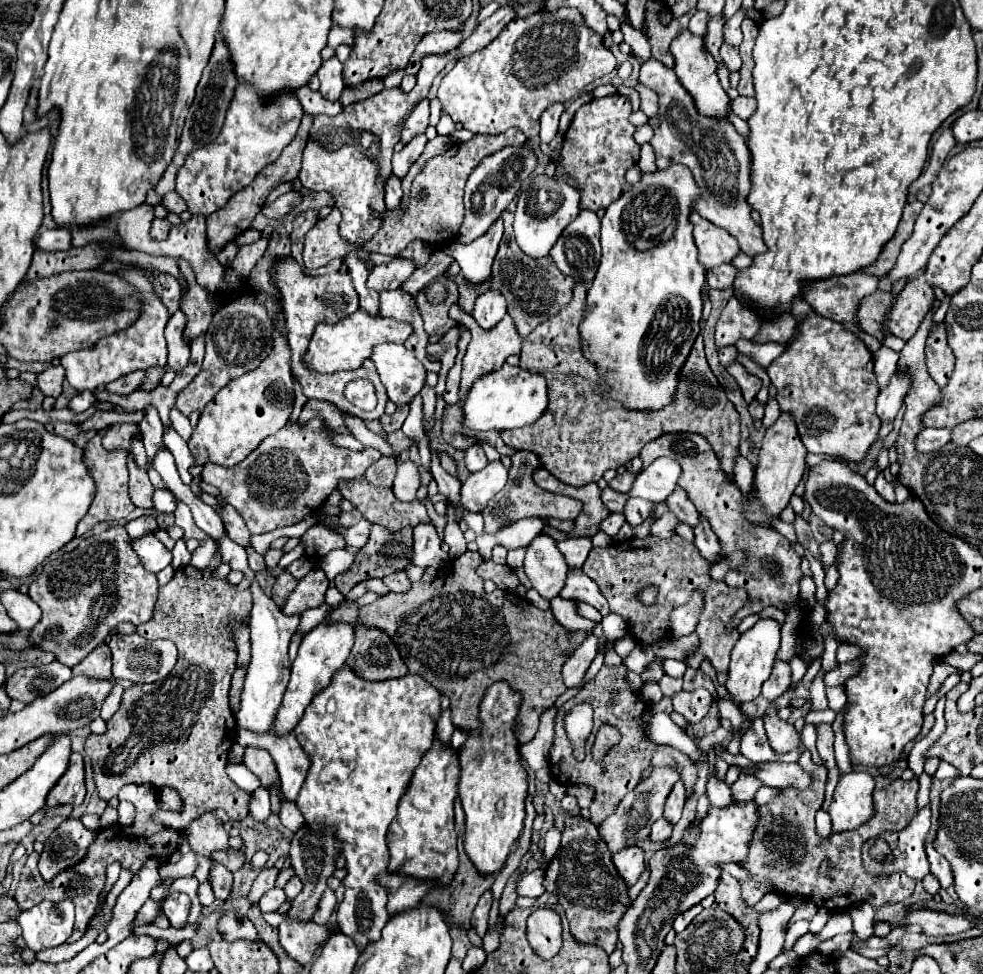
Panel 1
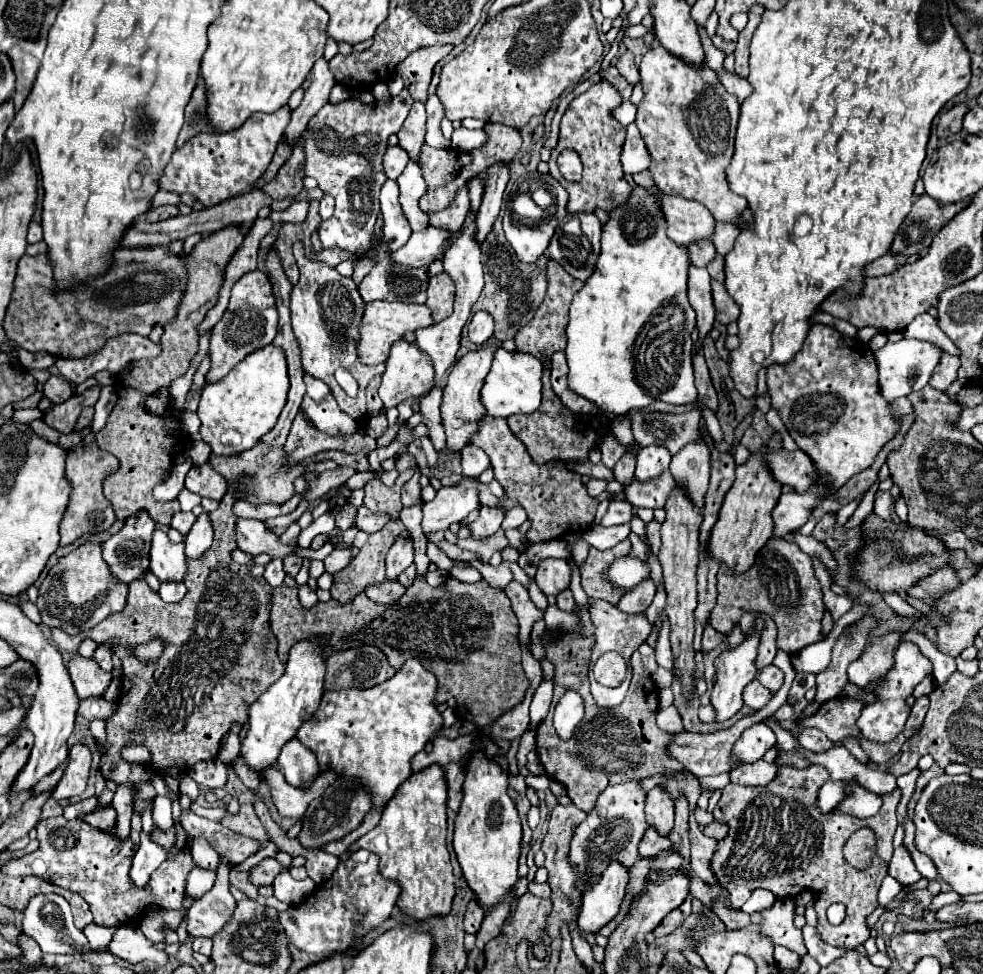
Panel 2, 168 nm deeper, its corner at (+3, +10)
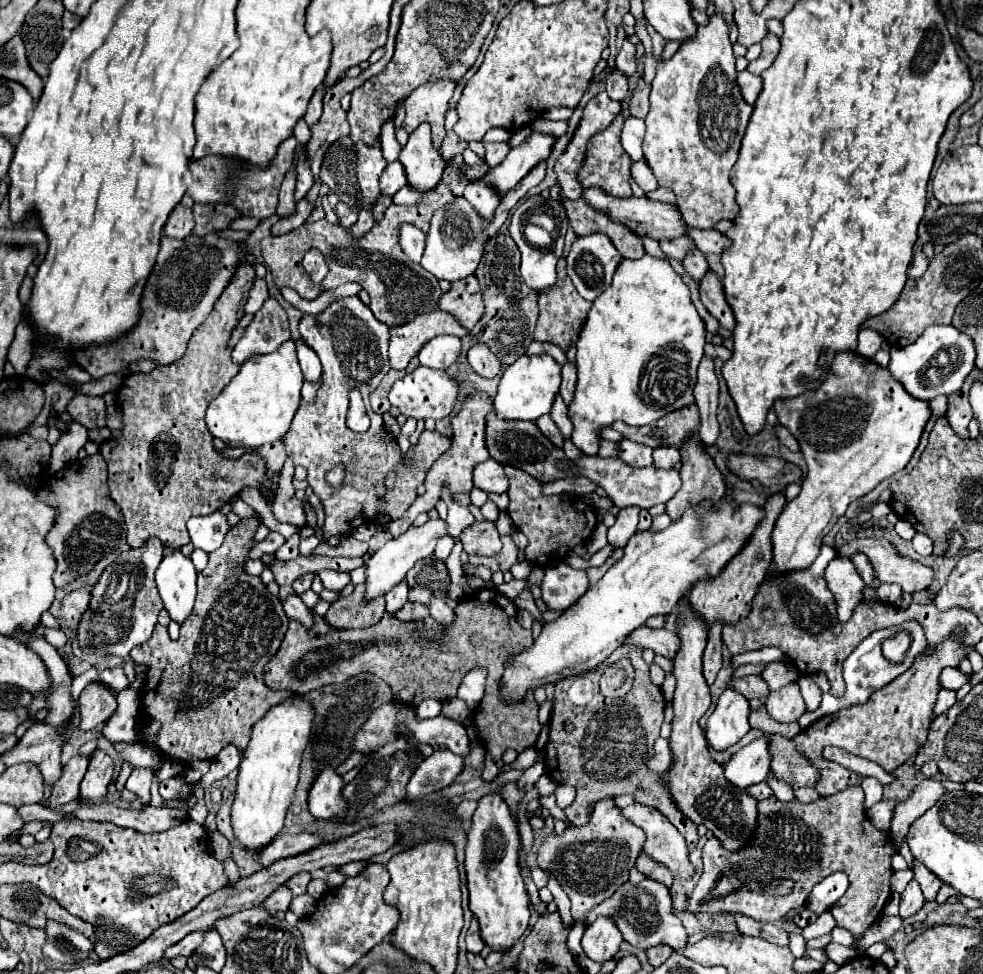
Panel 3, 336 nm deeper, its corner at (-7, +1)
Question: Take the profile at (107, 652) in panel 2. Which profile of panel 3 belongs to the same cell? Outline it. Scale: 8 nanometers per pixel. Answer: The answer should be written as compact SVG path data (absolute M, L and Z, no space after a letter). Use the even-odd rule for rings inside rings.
M118 666L118 668L106 668L100 672L100 680L106 682L112 690L124 690L126 688L126 676L124 676L124 670Z

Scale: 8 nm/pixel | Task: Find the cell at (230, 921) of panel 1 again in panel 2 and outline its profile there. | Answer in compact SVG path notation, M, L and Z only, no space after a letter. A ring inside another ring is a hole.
M220 855L220 865L216 869L218 877L214 887L194 901L194 905L188 909L186 915L186 931L192 937L212 937L218 933L230 919L236 899L228 891L228 873L230 873L230 861Z

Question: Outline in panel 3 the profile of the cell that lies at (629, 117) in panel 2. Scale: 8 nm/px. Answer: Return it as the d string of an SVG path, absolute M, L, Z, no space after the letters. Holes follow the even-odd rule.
M628 116L622 128L622 146L630 154L632 160L640 160L644 156L642 138L644 138L644 120Z

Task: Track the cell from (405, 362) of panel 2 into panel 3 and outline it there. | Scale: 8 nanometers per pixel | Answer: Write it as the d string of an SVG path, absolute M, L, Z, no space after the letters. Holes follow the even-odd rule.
M420 364L414 372L406 374L404 378L400 378L392 386L392 390L388 394L388 400L390 400L390 404L394 408L400 410L400 414L404 414L408 418L438 420L438 418L444 418L444 416L448 416L452 412L456 396L458 396L458 384L446 372L434 370L434 368L428 368L428 366Z

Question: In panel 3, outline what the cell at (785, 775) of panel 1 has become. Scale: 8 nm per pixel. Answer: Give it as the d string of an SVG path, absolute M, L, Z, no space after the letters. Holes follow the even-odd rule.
M658 738L656 740L656 756L652 758L652 770L654 772L666 772L674 764L674 754L670 750L668 738Z

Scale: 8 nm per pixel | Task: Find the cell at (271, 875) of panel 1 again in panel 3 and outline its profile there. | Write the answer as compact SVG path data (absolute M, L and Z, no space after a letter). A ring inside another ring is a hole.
M304 872L304 874L294 874L288 882L284 882L284 886L286 886L294 896L298 896L298 894L304 894L304 892L306 892L306 886L308 886L310 880L312 880L312 878L310 878L308 872Z

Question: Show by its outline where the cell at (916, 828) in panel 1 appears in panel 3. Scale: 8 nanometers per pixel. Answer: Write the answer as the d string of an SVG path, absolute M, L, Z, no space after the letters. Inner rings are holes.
M910 880L906 890L900 894L900 916L910 918L924 906L924 894L920 890L920 884L916 880Z

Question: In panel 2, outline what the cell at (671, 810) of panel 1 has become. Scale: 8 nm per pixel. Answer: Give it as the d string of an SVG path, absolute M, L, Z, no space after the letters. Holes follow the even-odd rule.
M654 787L646 793L646 823L662 837L670 835L674 827L674 801L662 787Z

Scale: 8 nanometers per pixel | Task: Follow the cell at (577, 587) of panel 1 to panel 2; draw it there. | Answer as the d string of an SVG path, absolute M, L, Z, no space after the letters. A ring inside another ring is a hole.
M592 601L590 607L592 621L596 625L596 647L592 651L592 663L610 651L619 653L626 663L639 646L646 642L652 633L652 623L644 613L628 615L620 611L616 605L606 601Z

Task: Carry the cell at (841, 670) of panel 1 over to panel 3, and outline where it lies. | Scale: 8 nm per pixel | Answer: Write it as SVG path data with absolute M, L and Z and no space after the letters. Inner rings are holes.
M942 688L942 690L938 692L938 700L936 700L936 706L934 706L934 716L950 710L954 704L956 704L956 692Z

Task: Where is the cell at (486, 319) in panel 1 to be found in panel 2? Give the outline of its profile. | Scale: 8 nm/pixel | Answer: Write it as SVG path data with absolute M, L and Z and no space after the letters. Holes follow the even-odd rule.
M478 311L472 317L470 325L468 325L468 339L474 345L482 345L482 343L486 343L492 337L492 333L494 333L494 321L492 321L492 317L488 313Z

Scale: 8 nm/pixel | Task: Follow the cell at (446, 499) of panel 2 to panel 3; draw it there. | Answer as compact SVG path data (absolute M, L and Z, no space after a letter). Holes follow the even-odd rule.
M436 518L436 520L428 520L426 524L422 526L410 526L402 536L398 538L392 538L388 540L378 552L374 552L366 566L368 566L368 572L366 572L366 592L368 592L368 598L376 598L380 594L386 594L396 582L404 580L406 572L420 560L426 560L434 554L434 548L436 548L436 542L438 538L442 536L448 536L448 524L444 518Z

